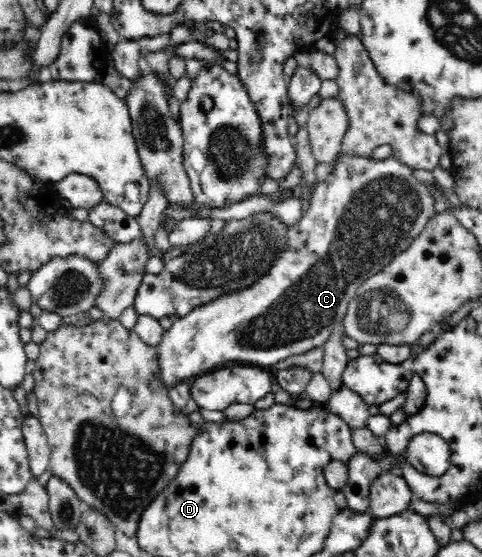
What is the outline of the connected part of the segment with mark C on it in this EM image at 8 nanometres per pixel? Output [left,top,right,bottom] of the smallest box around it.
[156,151,436,391]

